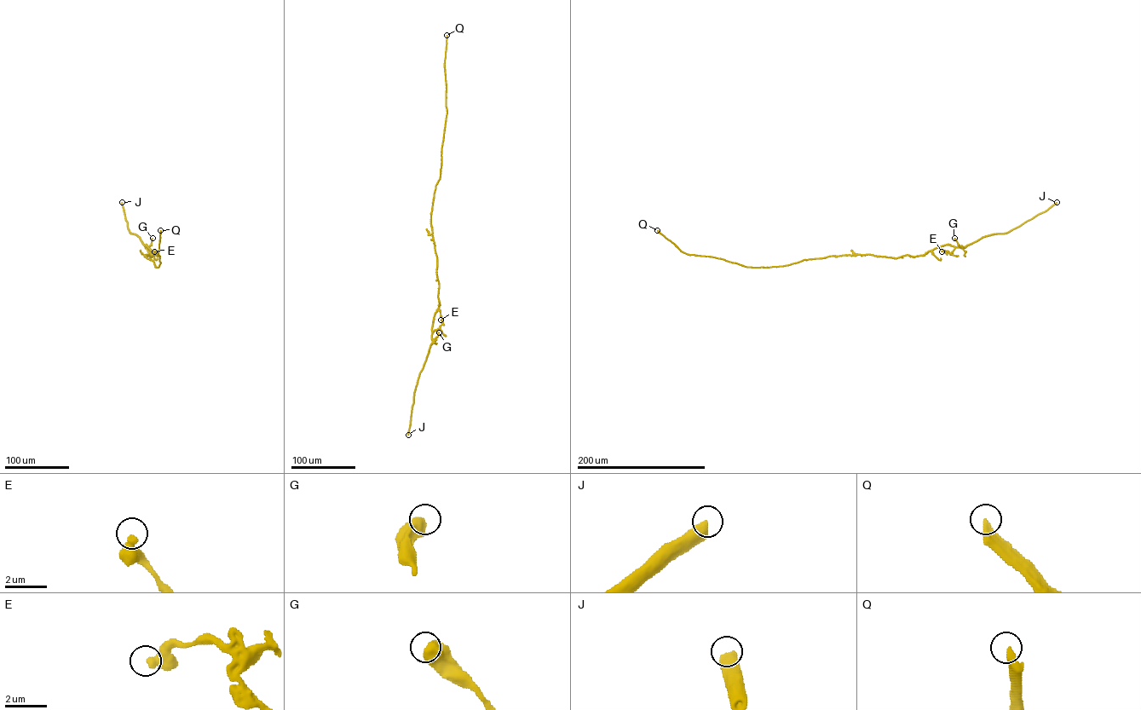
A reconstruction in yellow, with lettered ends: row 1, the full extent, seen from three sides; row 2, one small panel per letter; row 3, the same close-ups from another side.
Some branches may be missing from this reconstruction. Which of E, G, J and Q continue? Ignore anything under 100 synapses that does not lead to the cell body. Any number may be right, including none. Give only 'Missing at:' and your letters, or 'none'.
Missing at: Q

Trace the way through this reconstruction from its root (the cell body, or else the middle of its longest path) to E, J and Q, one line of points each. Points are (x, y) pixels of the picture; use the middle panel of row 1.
E: (434, 240), (439, 305), (433, 319), (432, 333), (440, 328), (440, 320)
J: (434, 240), (439, 305), (433, 319), (432, 343), (414, 392), (408, 435)
Q: (434, 240), (431, 212), (440, 176), (446, 113), (444, 67), (446, 35)

